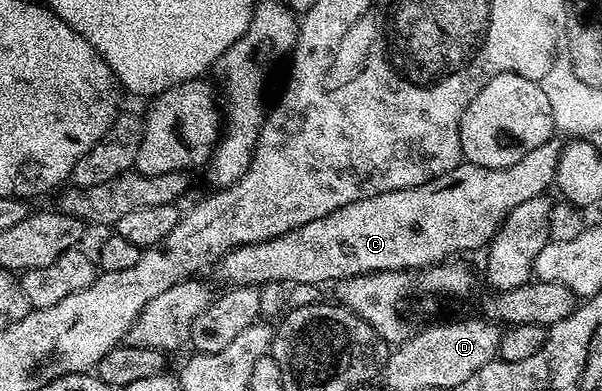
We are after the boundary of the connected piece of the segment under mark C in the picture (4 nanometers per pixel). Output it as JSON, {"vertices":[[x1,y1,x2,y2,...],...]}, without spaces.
{"vertices":[[551,140,532,148,532,152,516,160,516,164,507,170,460,164,455,170,436,176,431,182,353,202,320,220,312,220,300,228,289,230,286,234,230,250,218,259,216,271,230,286,261,287,267,282,285,284,292,281,325,284,329,278,341,280,356,274,371,274,373,270,413,271,415,268,425,268,453,259,461,255,458,254,461,250,481,251,489,247,495,232,502,227,502,221,508,212,512,212,512,208,516,208,516,204,524,204,524,200,532,200,532,196,537,194,546,194,549,186,551,189,555,185,554,173,558,167,560,149,556,142]]}

